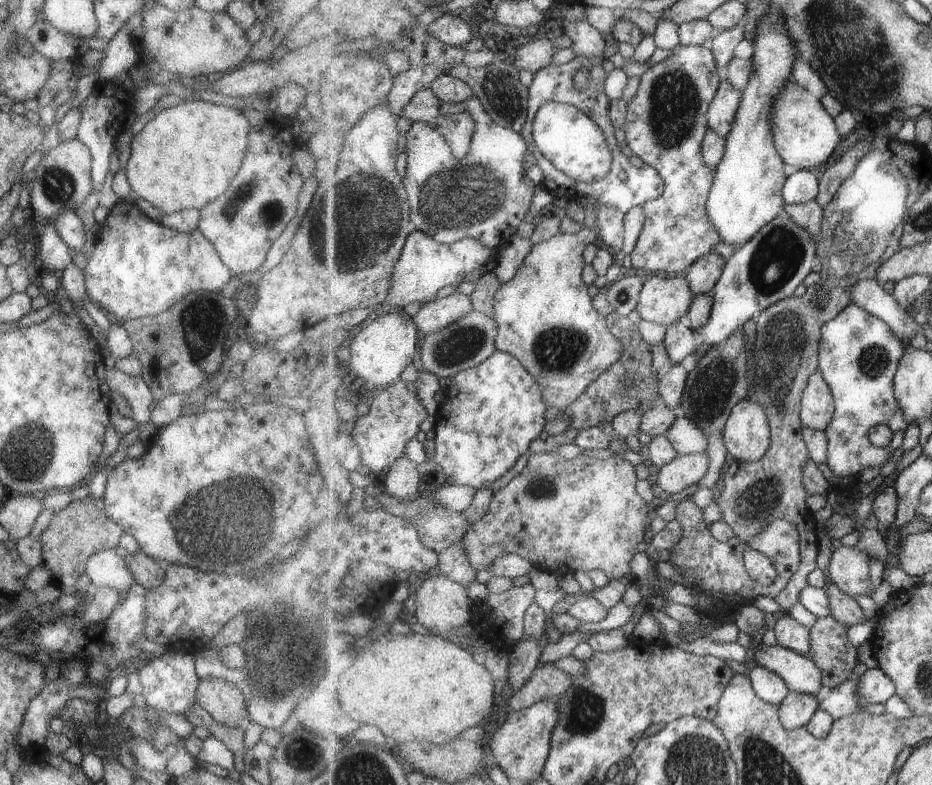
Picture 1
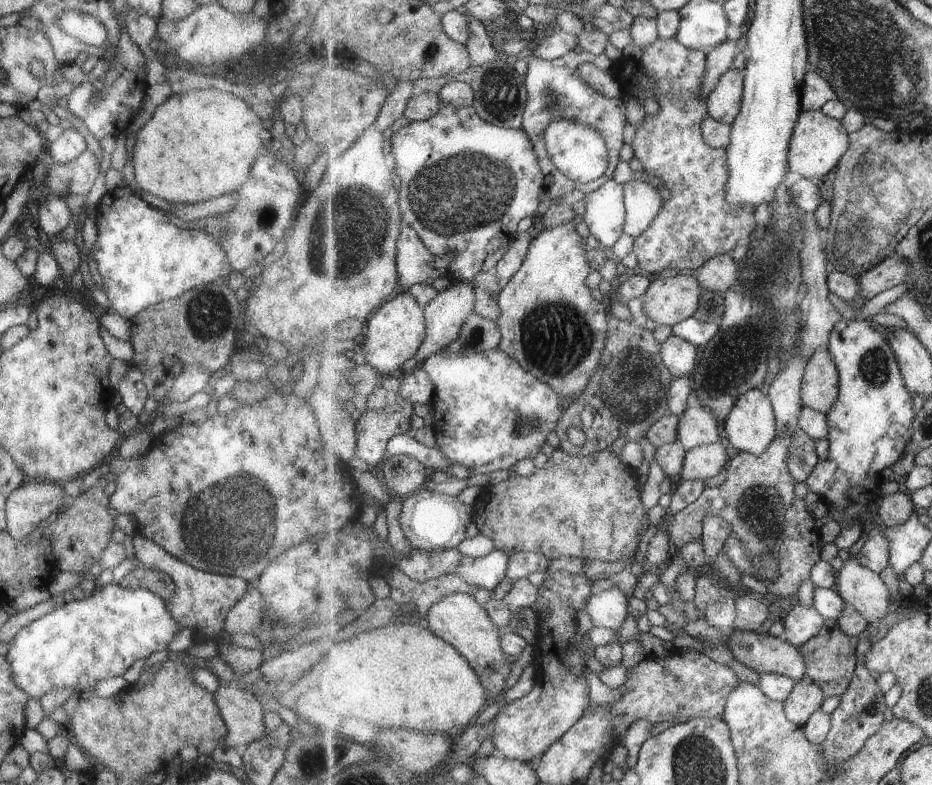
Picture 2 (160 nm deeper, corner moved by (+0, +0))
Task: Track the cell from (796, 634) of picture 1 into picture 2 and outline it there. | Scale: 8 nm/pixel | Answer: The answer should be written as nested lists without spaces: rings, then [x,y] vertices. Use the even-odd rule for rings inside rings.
[[[796,604],[788,610],[784,623],[787,625],[785,640],[796,647],[809,642],[825,626],[826,618],[815,605]]]

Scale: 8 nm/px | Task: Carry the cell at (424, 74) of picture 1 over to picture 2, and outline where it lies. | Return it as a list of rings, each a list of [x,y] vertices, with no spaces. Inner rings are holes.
[[[399,80],[397,88],[388,95],[377,122],[374,125],[383,132],[387,128],[391,128],[401,116],[404,116],[409,99],[412,96],[413,84],[411,84],[411,81]]]

